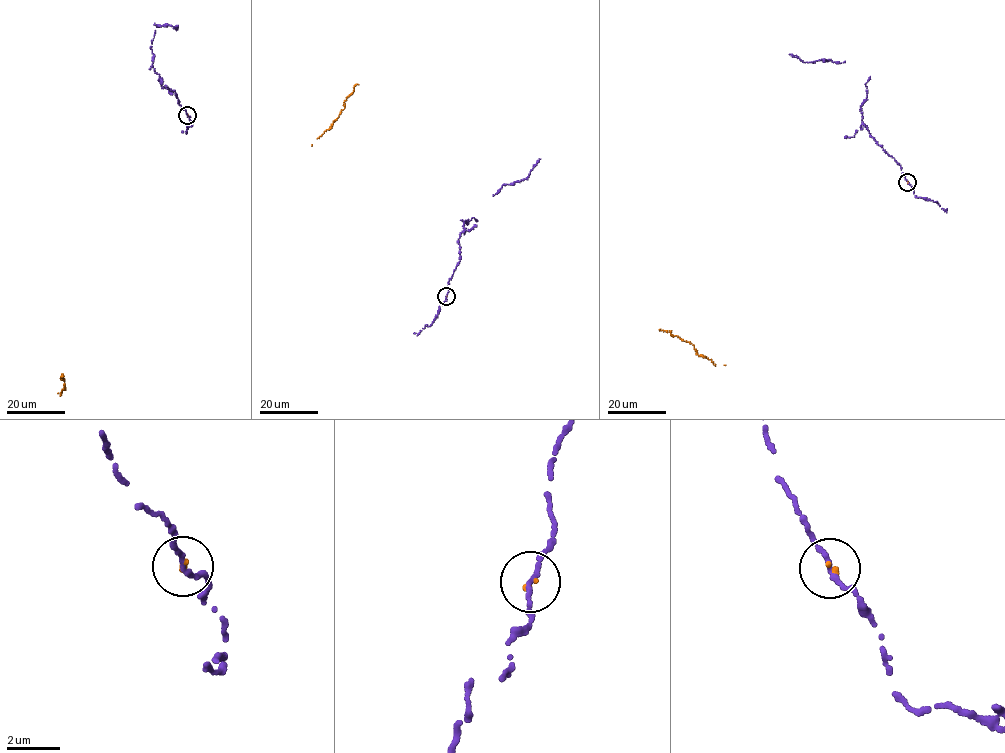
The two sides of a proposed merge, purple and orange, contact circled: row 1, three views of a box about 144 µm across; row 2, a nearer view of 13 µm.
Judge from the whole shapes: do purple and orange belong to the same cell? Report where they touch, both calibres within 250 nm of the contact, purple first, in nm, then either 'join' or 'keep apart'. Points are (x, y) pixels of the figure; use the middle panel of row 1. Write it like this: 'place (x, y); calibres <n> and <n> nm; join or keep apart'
place (446, 296); calibres 180 and 180 nm; join

